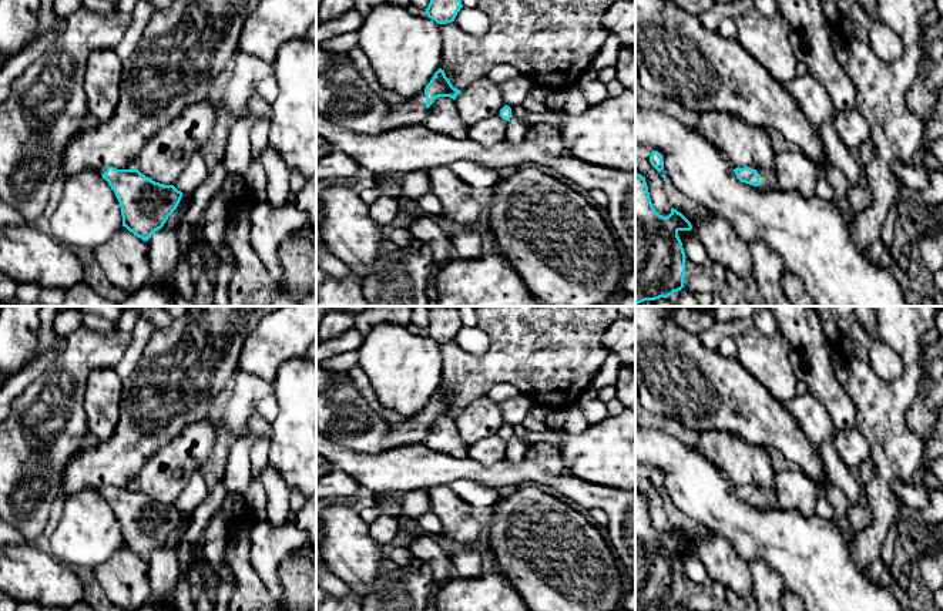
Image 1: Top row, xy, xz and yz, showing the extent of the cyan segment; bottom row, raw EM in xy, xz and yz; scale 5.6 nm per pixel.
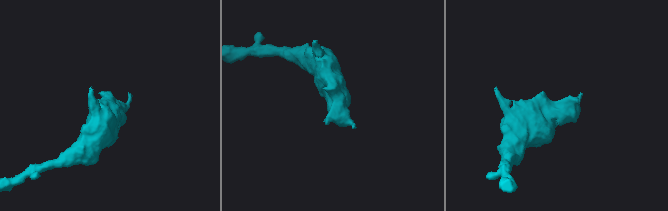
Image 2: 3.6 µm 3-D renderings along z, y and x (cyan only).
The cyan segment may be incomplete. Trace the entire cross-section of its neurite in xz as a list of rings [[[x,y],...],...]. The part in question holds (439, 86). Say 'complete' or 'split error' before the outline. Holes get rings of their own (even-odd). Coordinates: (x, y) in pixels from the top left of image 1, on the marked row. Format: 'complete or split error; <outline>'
split error; [[[439,68],[426,85],[424,91],[416,98],[402,105],[392,105],[389,117],[385,118],[385,131],[410,124],[424,124],[427,108],[439,97],[450,97],[456,100],[460,90],[454,88],[444,71]]]

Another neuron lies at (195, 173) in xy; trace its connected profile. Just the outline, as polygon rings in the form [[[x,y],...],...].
[[[195,152],[175,179],[174,187],[182,194],[194,195],[197,188],[207,179],[208,168],[201,152]]]

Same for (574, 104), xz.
[[[571,88],[566,93],[566,101],[561,107],[561,113],[566,115],[578,115],[588,108],[583,93],[578,88]]]

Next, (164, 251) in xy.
[[[161,228],[147,242],[151,278],[167,279],[174,275],[181,254],[175,231]]]

